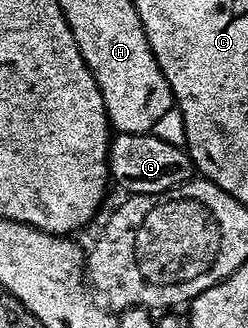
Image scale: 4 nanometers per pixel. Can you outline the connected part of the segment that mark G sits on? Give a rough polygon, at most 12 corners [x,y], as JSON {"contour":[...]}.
{"contour":[[155,132],[116,133],[108,175],[128,195],[193,180],[191,157]]}

